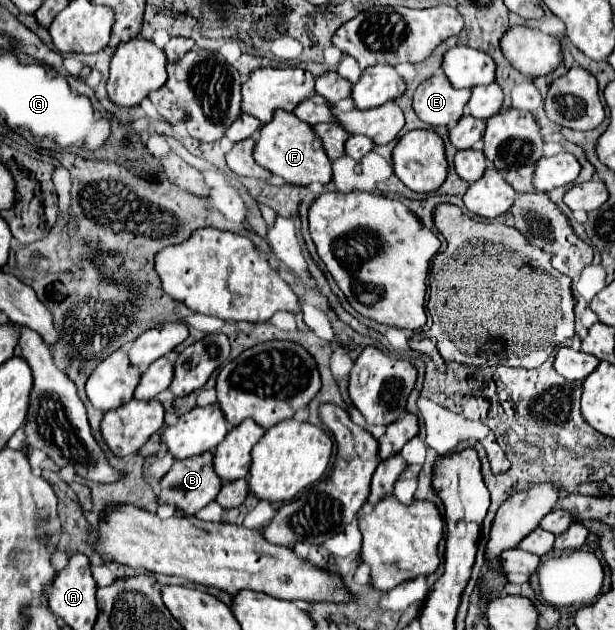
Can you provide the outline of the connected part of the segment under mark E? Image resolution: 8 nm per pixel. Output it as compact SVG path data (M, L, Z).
M439 71L423 81L413 97L417 117L433 127L451 125L463 117L463 109L471 97L469 89L455 89Z

